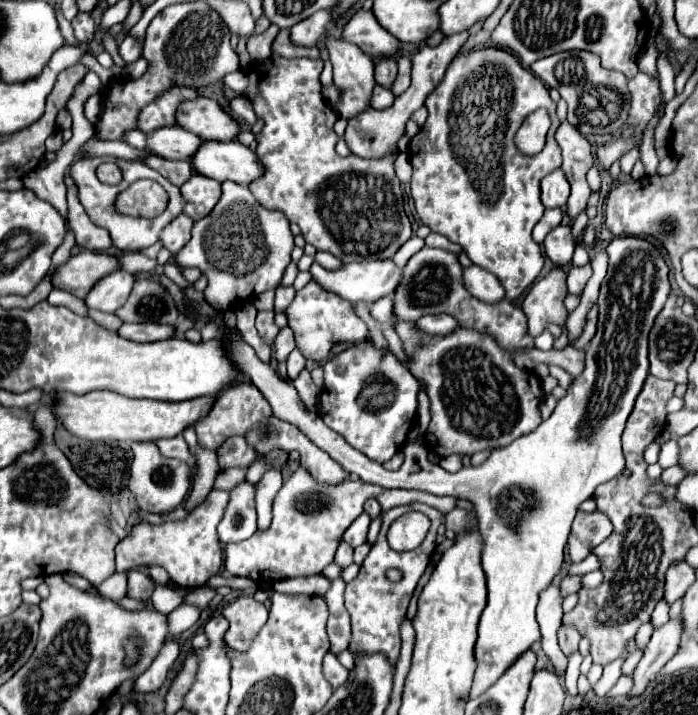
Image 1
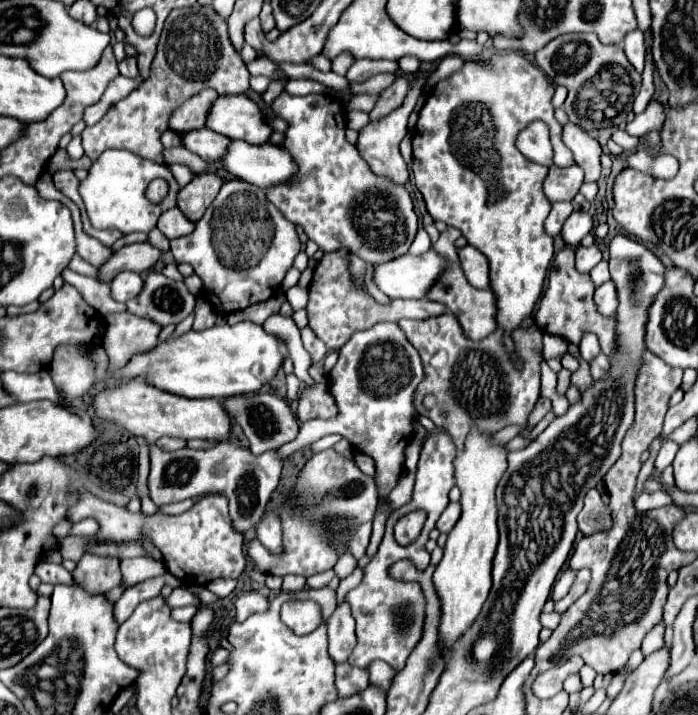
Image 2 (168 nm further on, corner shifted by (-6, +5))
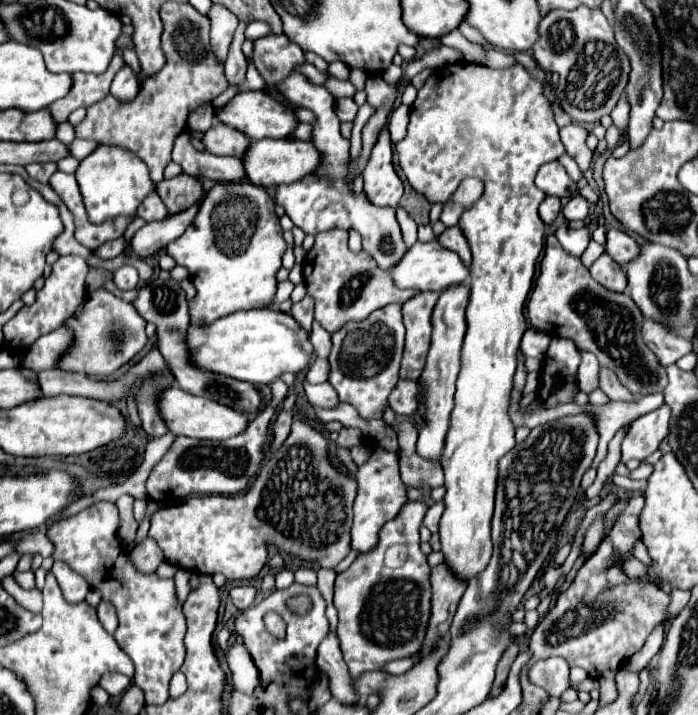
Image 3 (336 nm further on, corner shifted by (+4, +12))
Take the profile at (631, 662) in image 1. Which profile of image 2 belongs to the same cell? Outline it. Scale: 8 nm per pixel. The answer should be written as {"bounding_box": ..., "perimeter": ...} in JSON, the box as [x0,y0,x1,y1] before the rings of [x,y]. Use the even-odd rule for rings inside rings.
{"bounding_box":[607,666,629,699],"perimeter":[[[625,666],[622,667],[618,672],[616,672],[615,676],[613,675],[611,683],[607,688],[608,698],[615,699],[617,697],[617,695],[622,690],[628,675],[629,673],[627,672]]]}

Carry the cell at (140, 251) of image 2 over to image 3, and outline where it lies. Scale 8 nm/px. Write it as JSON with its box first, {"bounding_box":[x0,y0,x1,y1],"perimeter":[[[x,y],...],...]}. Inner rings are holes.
{"bounding_box":[132,204,198,258],"perimeter":[[[192,204],[190,208],[186,208],[186,212],[178,212],[174,216],[168,214],[166,220],[148,222],[132,238],[132,248],[134,248],[136,256],[148,258],[154,252],[158,252],[160,248],[166,248],[166,244],[170,244],[172,240],[182,236],[182,232],[194,220],[196,212],[198,212],[198,204]]]}

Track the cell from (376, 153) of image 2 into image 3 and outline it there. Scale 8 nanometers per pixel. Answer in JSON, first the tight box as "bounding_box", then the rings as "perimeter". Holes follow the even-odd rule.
{"bounding_box":[364,128,402,206],"perimeter":[[[384,128],[376,146],[372,148],[370,162],[364,170],[364,194],[374,206],[398,206],[402,198],[402,180],[392,166],[392,144],[390,134]]]}

